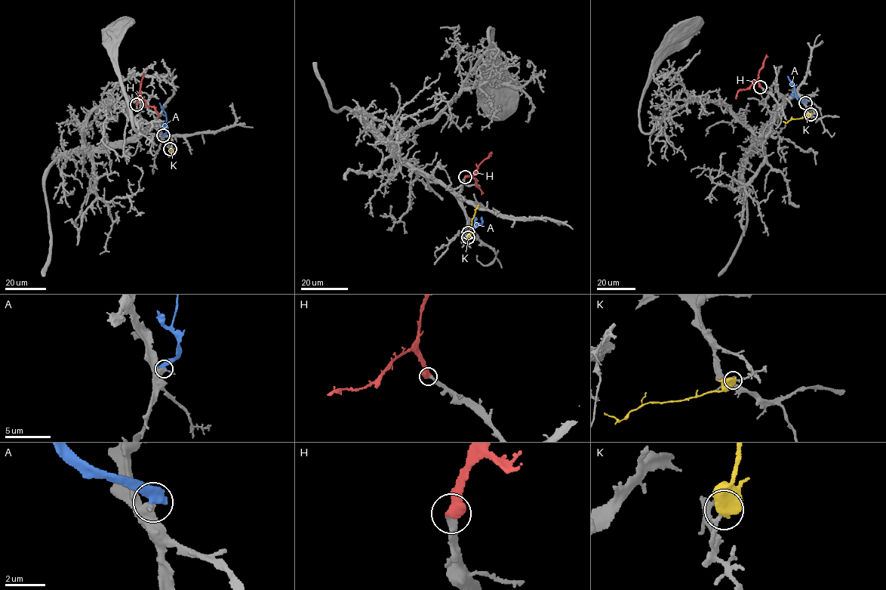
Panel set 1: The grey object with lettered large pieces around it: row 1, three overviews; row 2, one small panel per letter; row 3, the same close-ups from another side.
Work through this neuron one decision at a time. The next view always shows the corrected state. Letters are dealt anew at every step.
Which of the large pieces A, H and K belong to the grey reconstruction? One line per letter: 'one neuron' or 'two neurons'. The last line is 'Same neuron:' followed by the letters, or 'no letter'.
A: two neurons
H: one neuron
K: two neurons
Same neuron: H

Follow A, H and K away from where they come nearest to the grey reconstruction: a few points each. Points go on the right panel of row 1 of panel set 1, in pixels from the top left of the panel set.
A: (805, 103), (797, 97), (788, 75)
H: (760, 87), (756, 81), (737, 92), (736, 99)
K: (810, 114), (786, 123), (782, 122)

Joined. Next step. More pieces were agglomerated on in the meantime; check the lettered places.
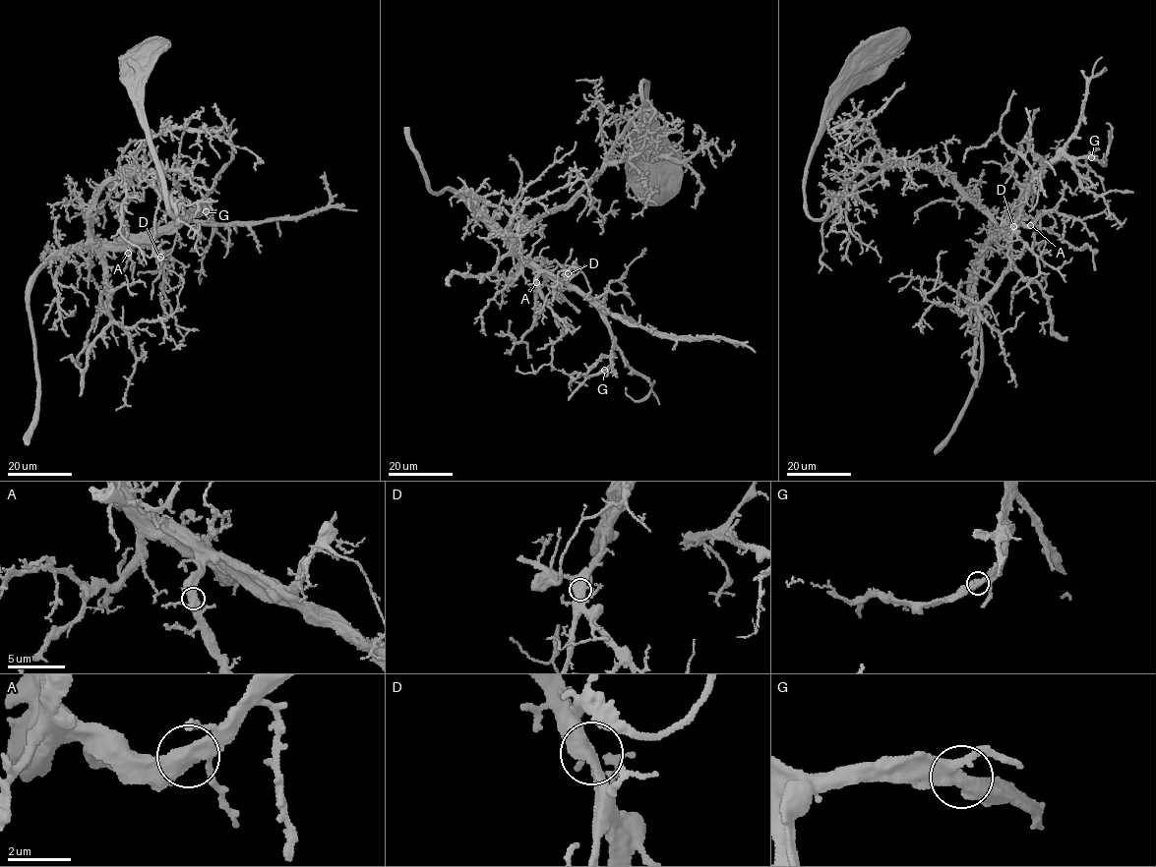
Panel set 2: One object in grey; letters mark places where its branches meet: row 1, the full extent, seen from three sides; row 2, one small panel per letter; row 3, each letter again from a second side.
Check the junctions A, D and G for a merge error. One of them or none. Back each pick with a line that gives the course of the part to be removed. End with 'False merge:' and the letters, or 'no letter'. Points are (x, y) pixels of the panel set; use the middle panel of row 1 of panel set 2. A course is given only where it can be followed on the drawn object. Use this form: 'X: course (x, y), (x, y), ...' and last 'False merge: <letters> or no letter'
False merge: no letter

